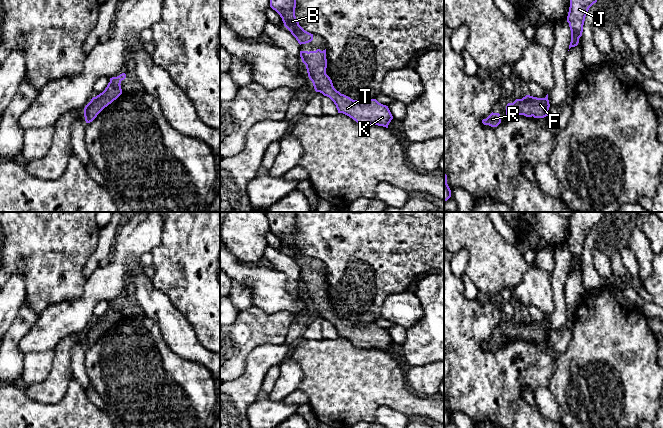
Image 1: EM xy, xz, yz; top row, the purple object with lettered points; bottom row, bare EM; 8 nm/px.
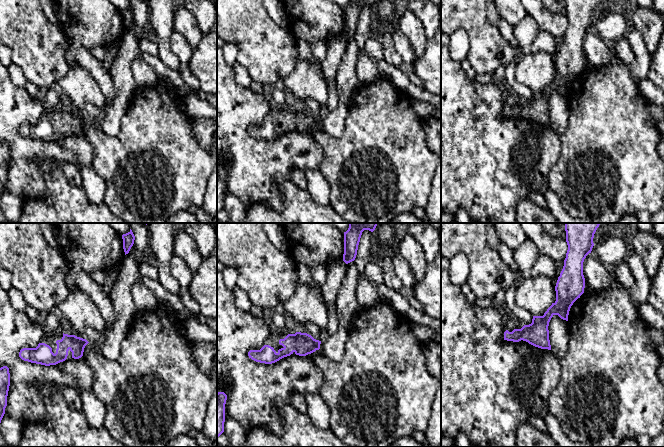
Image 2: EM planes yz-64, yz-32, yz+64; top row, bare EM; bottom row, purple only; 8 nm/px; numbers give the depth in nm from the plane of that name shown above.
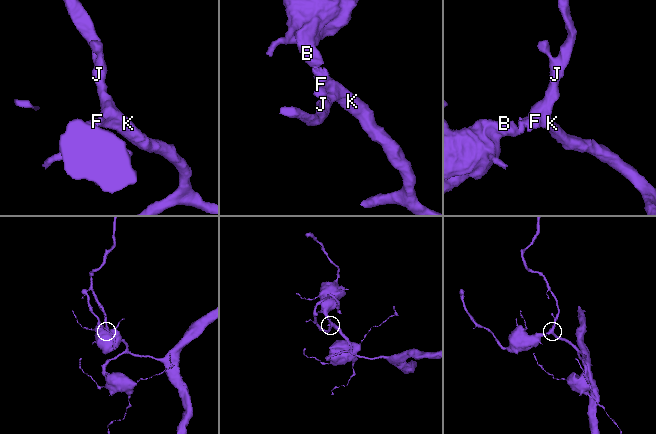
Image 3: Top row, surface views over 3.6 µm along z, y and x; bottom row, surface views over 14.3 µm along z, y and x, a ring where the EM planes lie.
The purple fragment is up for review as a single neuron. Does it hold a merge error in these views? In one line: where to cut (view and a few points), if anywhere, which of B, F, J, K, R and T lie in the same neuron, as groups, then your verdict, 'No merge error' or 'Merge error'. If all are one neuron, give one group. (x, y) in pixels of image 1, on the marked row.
No split. Groups: B F J K R T. No merge error

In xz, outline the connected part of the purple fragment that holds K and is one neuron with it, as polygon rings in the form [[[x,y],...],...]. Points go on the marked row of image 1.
[[[326,49],[321,51],[300,51],[302,62],[306,65],[309,79],[316,92],[329,97],[338,110],[362,125],[378,125],[388,128],[393,116],[388,106],[376,99],[353,100],[337,91],[326,74]]]

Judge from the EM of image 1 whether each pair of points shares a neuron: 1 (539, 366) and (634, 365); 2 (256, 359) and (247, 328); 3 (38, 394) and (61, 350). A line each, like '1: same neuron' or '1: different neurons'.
1: different neurons
2: different neurons
3: same neuron

